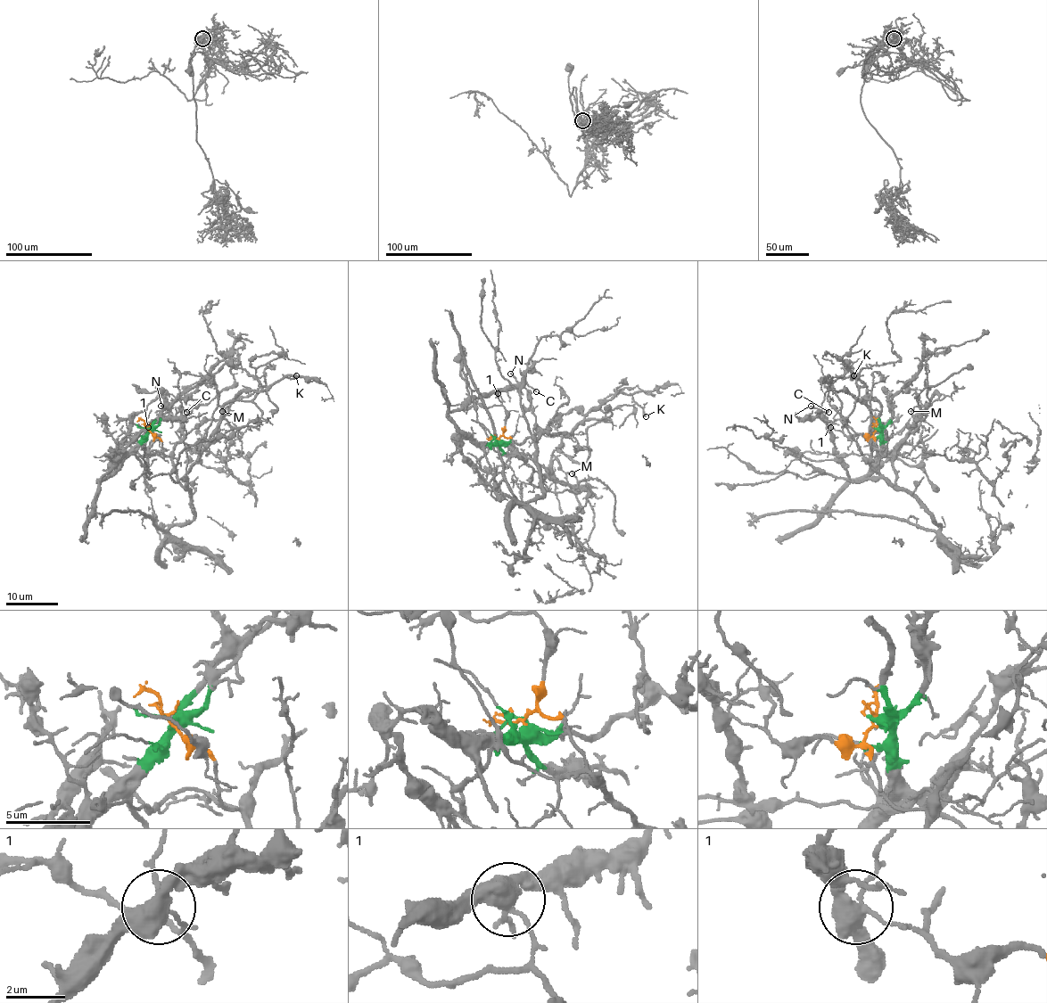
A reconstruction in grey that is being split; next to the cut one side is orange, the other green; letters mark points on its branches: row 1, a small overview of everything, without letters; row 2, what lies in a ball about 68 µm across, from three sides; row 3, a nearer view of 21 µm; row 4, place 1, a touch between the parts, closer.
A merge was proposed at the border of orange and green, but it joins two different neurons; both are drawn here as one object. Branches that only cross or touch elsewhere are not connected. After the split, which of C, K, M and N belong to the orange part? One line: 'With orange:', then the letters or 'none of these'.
With orange: K, M

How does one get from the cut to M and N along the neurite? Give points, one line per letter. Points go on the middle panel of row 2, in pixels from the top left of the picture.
M: (498, 439), (505, 436), (511, 439), (518, 453), (535, 472), (540, 472), (558, 483), (577, 486), (572, 472)
N: (498, 439), (496, 442), (474, 442), (449, 414), (468, 400), (518, 385), (510, 373)

